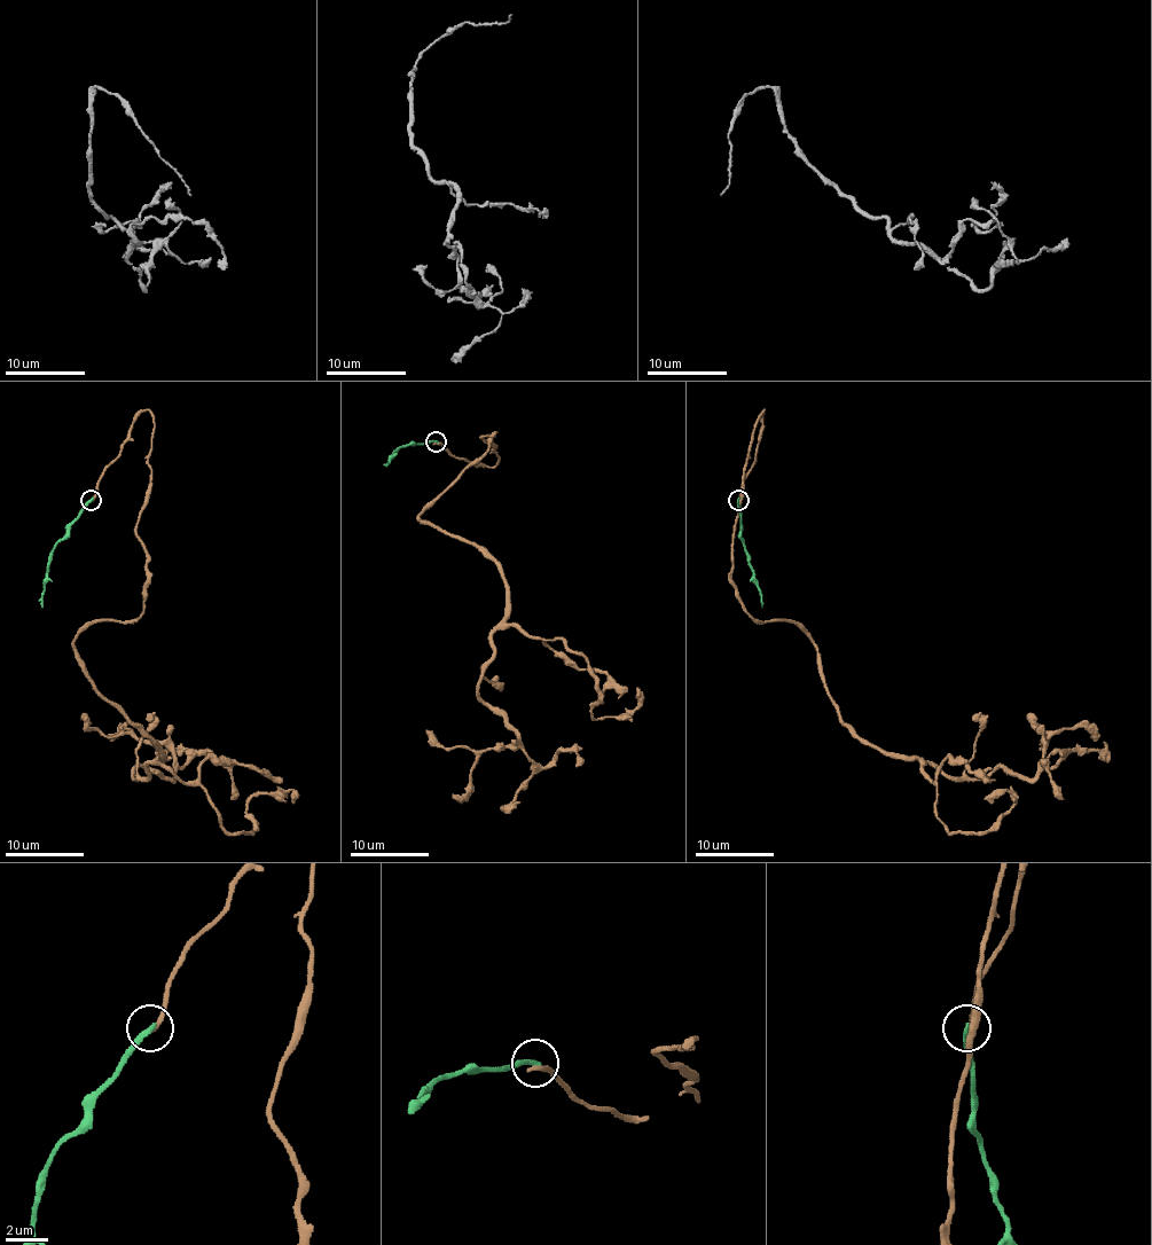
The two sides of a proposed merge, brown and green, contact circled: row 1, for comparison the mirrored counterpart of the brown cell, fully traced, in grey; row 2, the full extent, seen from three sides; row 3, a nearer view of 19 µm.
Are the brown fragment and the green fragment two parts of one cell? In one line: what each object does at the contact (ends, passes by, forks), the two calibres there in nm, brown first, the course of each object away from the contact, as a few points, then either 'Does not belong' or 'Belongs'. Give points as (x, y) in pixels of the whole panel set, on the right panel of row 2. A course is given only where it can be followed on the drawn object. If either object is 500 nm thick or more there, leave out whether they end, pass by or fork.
At the ring brown ends. At the ring green ends. Thickness 260 nm (brown) against 280 nm. Course of brown: (738, 499), (765, 410), (730, 584), (812, 641), (863, 741), (1031, 778), (1028, 713). Course of green: (738, 499), (743, 545), (762, 608). Does not belong

